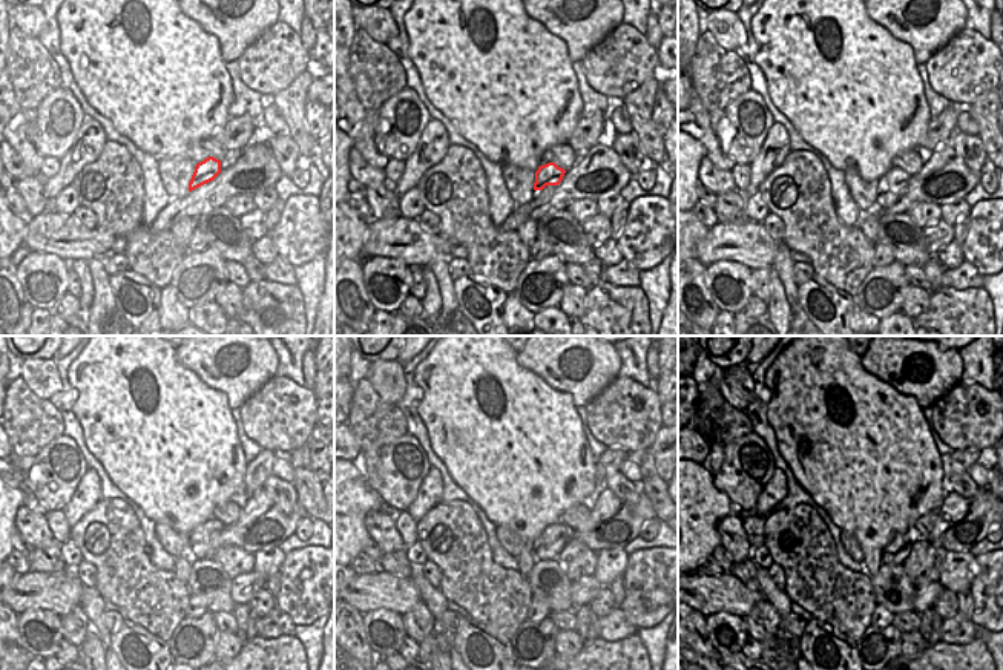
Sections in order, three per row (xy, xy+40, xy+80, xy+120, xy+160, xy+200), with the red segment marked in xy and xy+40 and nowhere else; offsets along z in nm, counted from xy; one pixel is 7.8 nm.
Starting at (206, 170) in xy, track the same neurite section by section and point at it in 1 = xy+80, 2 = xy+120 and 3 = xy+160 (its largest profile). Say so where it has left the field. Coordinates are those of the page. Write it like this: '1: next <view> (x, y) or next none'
1: next xy+80 (894, 180)
2: next xy+120 (198, 549)
3: next xy+160 (548, 546)

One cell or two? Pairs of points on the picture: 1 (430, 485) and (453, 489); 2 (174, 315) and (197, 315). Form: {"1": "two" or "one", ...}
{"1": "two", "2": "two"}

